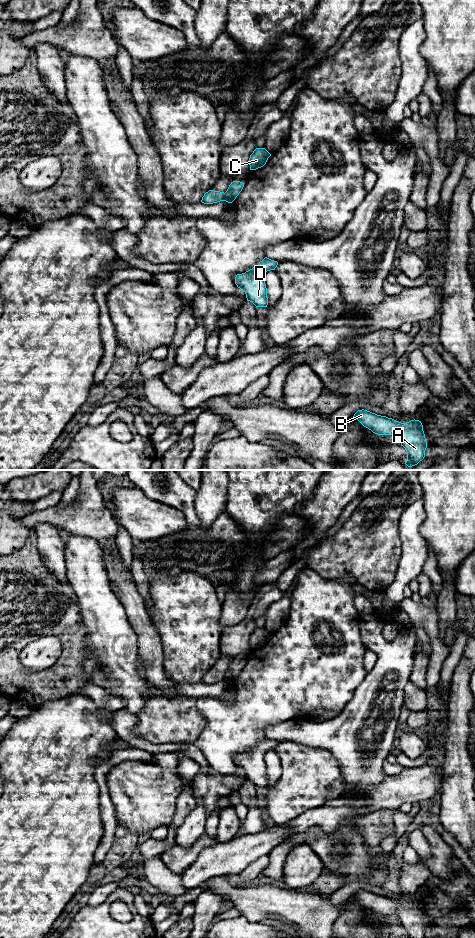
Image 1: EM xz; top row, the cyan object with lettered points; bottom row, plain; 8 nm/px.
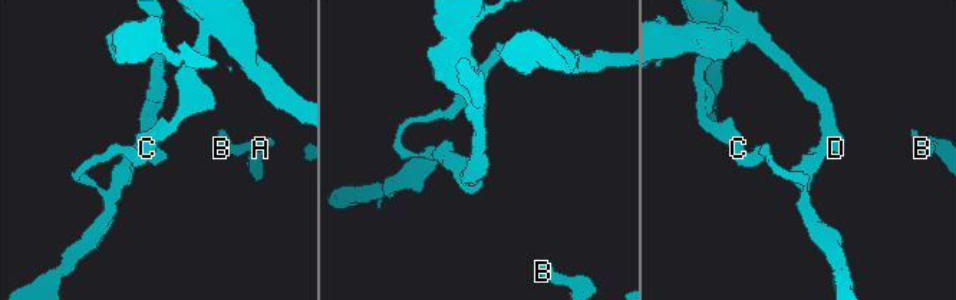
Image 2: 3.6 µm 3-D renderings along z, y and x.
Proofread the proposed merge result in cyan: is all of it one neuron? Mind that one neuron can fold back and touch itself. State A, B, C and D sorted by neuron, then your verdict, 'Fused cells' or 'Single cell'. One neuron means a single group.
Groups: A B C / D. Fused cells

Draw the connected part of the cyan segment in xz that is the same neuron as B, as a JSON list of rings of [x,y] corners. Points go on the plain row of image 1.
[[[358,890],[354,896],[364,907],[378,915],[396,915],[407,932],[407,938],[424,938],[427,921],[419,900],[406,903],[367,890]]]

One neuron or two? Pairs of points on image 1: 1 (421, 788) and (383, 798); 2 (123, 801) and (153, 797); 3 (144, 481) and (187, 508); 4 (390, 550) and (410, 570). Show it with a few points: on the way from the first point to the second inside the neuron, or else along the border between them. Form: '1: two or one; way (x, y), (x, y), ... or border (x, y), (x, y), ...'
1: one; way (412, 788), (400, 788), (392, 791)
2: one; way (130, 805), (141, 802), (146, 797)
3: one; way (155, 484), (176, 500)
4: two; border (399, 535), (401, 558), (396, 577), (392, 581)

